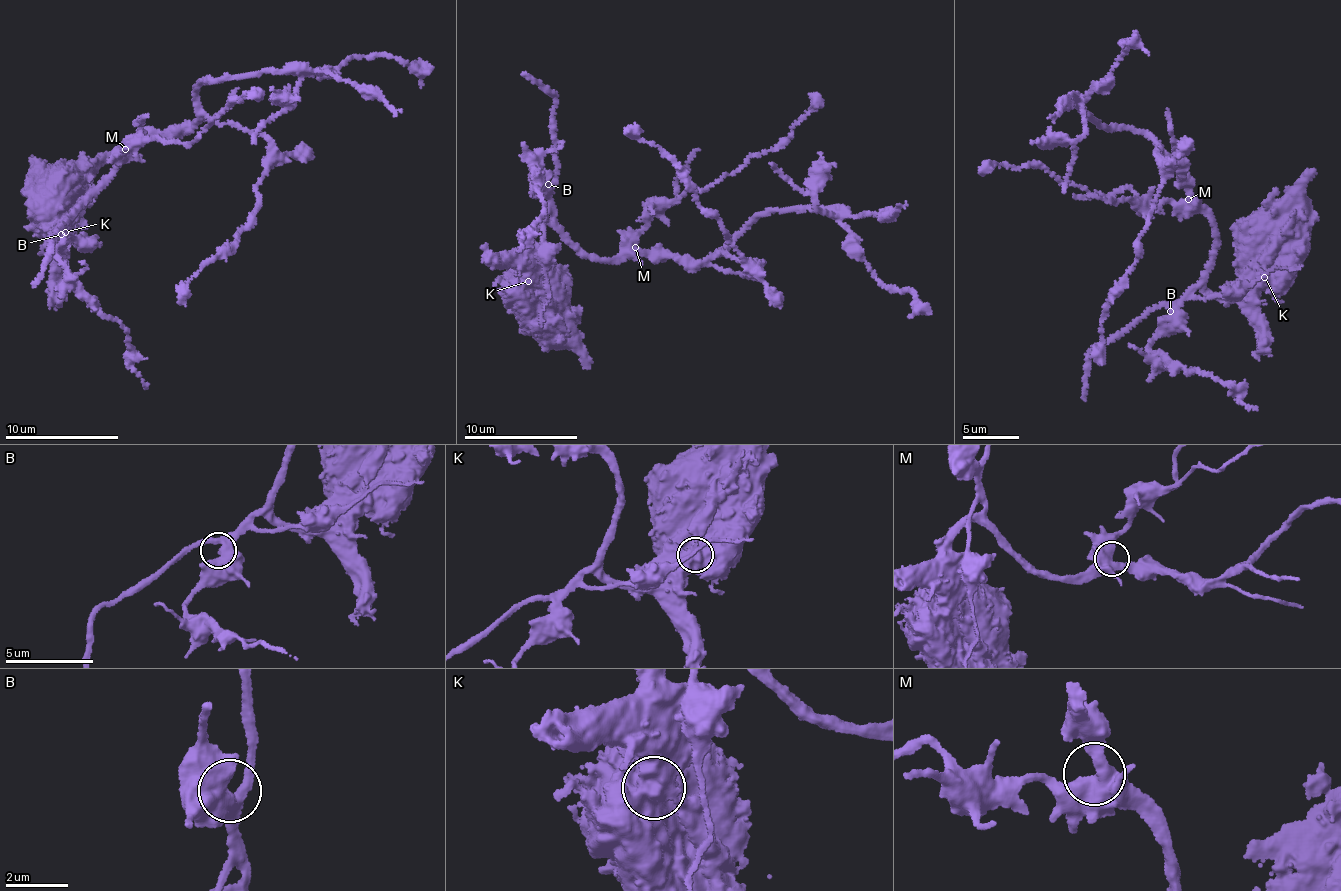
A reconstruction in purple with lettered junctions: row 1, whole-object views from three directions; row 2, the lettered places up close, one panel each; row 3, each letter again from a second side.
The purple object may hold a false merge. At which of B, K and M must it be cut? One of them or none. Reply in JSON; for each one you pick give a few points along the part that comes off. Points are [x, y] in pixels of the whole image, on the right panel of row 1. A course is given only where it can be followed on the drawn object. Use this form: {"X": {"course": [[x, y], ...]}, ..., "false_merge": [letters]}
{"K": {"course": [[1263, 277], [1223, 293], [1204, 286], [1213, 229], [1178, 160], [1076, 107], [1106, 89], [1120, 41], [1149, 55]]}, "false_merge": ["K"]}

